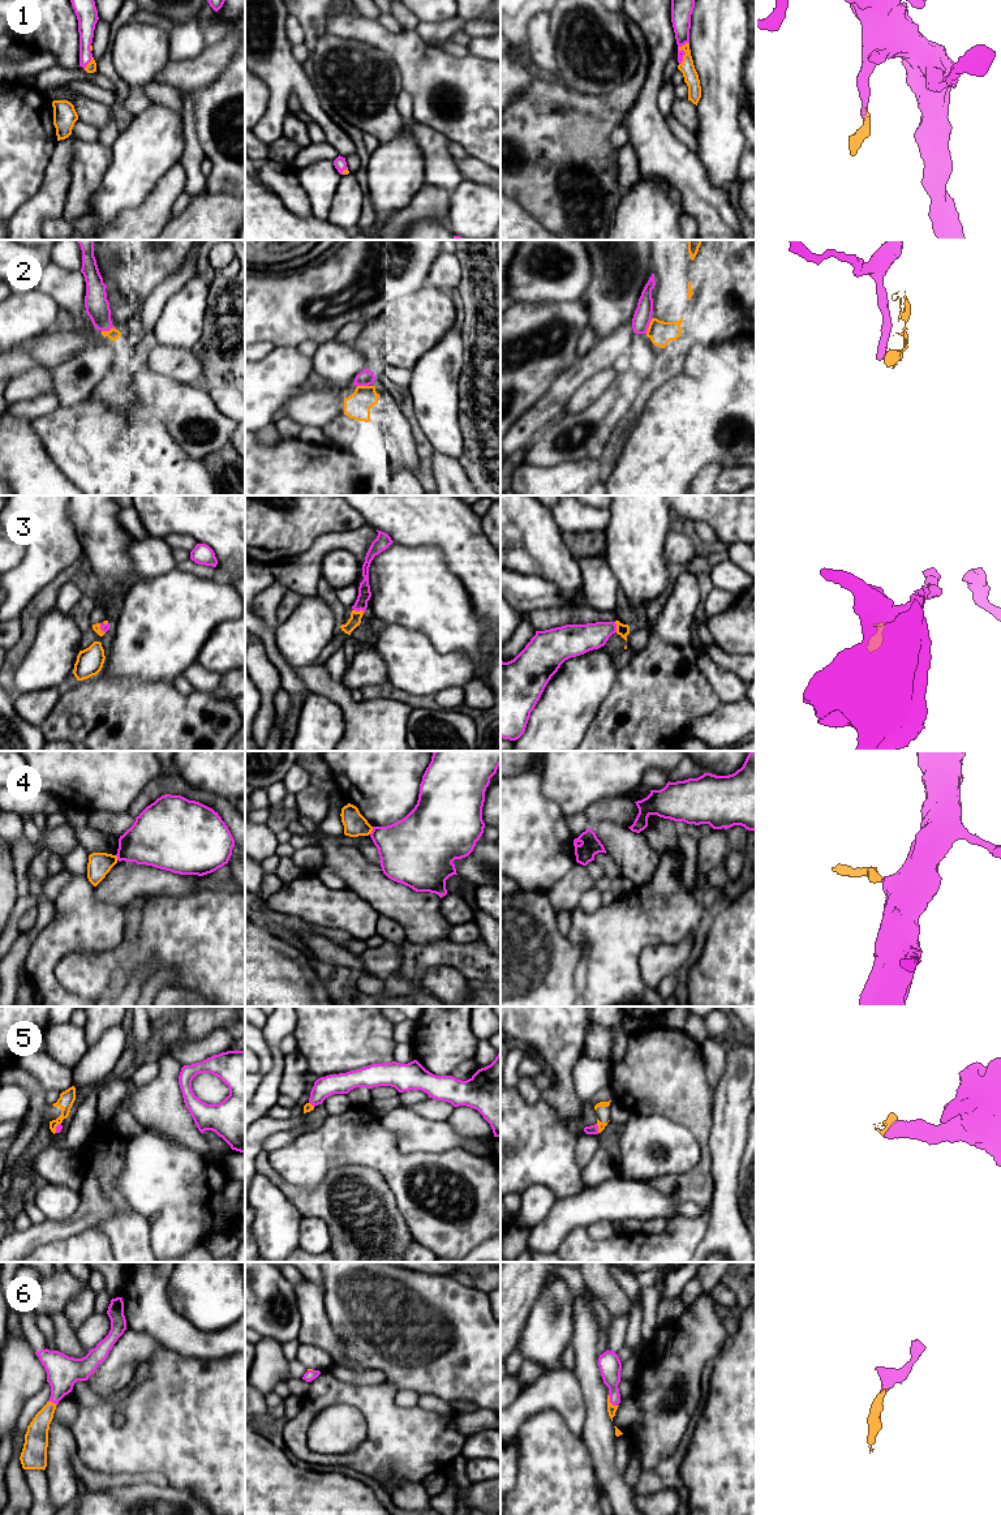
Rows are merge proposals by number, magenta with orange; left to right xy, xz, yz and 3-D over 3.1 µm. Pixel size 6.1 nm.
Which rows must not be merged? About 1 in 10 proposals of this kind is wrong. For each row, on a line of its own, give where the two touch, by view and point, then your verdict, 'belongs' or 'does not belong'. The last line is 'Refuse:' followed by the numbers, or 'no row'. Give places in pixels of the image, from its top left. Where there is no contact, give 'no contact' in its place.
1: yz (684, 52) | belongs
2: yz (648, 326) | does not belong
3: xz (359, 610) | belongs
4: xz (372, 831) | does not belong
5: xy (56, 1128) | belongs
6: yz (610, 1402) | belongs
Refuse: 2, 4

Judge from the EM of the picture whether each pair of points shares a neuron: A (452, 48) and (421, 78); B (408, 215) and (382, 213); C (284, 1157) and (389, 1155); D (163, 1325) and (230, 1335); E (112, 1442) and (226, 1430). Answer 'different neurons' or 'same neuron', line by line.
A: different neurons
B: different neurons
C: same neuron
D: same neuron
E: same neuron

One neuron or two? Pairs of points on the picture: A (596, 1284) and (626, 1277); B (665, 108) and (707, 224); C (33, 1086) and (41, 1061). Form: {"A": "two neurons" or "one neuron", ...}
{"A": "two neurons", "B": "two neurons", "C": "two neurons"}

